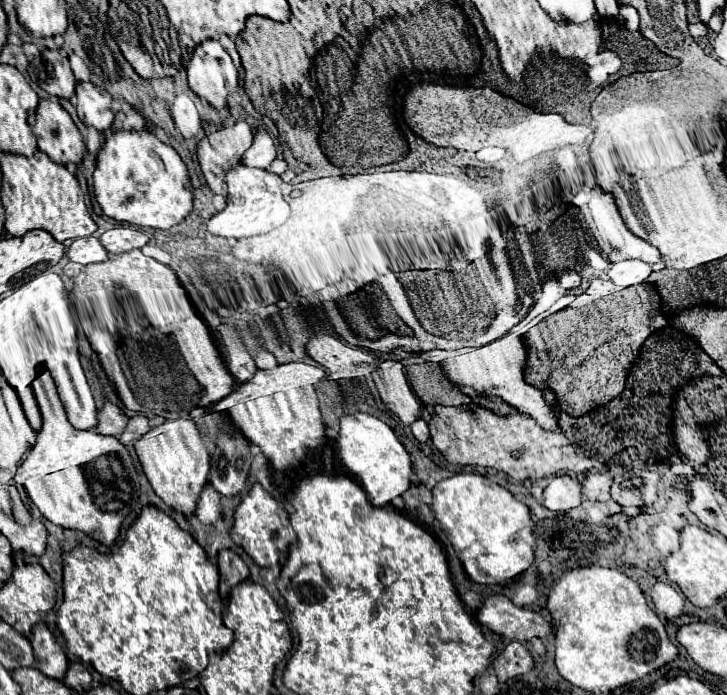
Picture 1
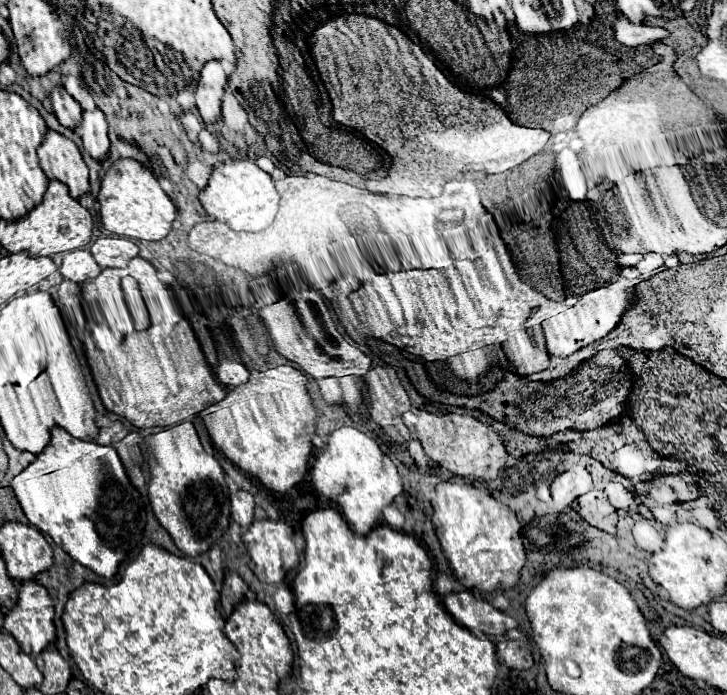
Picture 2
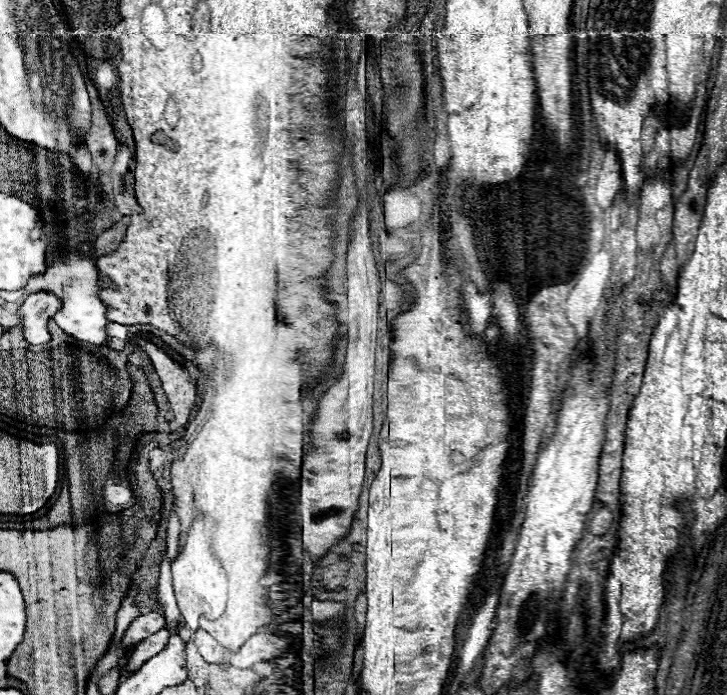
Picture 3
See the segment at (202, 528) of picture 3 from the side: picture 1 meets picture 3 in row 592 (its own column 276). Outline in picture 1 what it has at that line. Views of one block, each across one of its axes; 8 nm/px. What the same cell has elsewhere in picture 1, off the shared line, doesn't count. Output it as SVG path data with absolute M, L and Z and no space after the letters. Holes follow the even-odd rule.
M240 164L228 172L226 182L228 182L228 206L208 220L206 226L210 234L238 240L244 236L278 231L278 226L288 220L290 208L282 198L282 192L280 192L282 178L278 174Z

